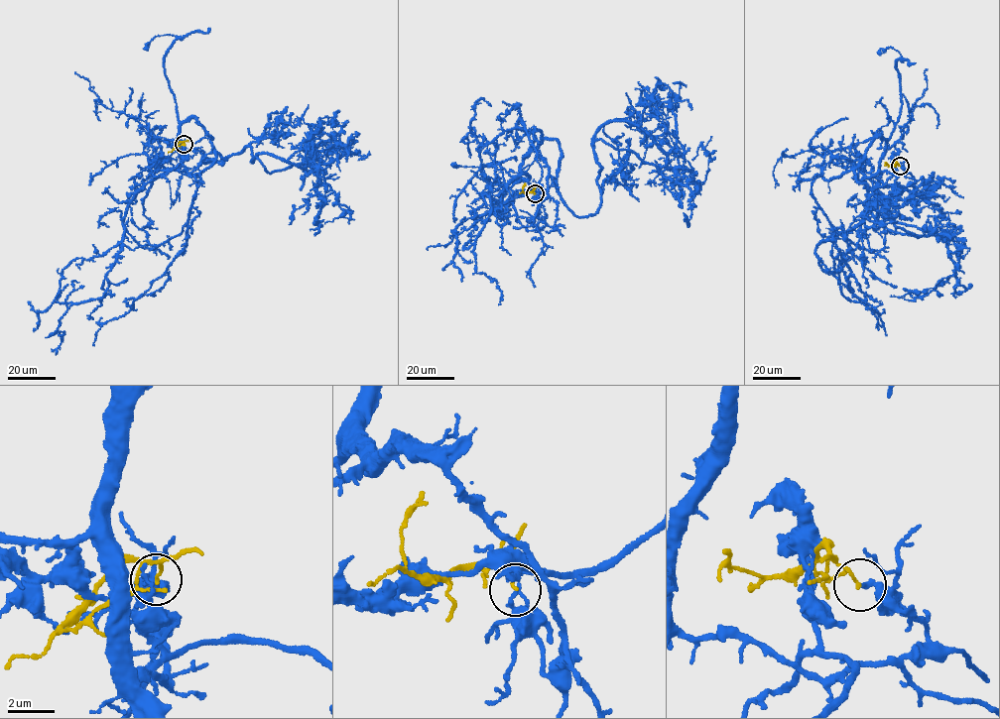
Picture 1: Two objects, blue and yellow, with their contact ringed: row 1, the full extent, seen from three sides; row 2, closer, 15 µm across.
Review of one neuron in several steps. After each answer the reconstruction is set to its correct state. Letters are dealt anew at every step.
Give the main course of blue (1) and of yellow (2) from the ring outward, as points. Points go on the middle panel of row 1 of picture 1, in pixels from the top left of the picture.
1: (535, 193), (555, 182), (576, 215), (596, 214), (599, 140), (693, 195), (709, 154), (701, 146), (692, 160)
2: (535, 193), (533, 190), (523, 191), (525, 183)

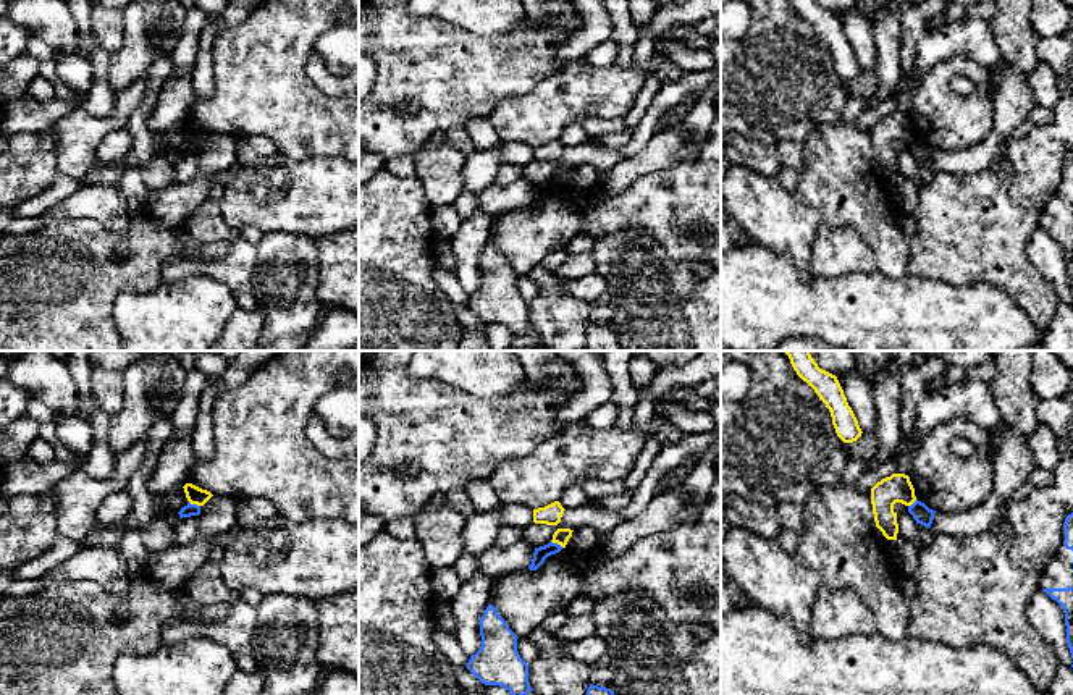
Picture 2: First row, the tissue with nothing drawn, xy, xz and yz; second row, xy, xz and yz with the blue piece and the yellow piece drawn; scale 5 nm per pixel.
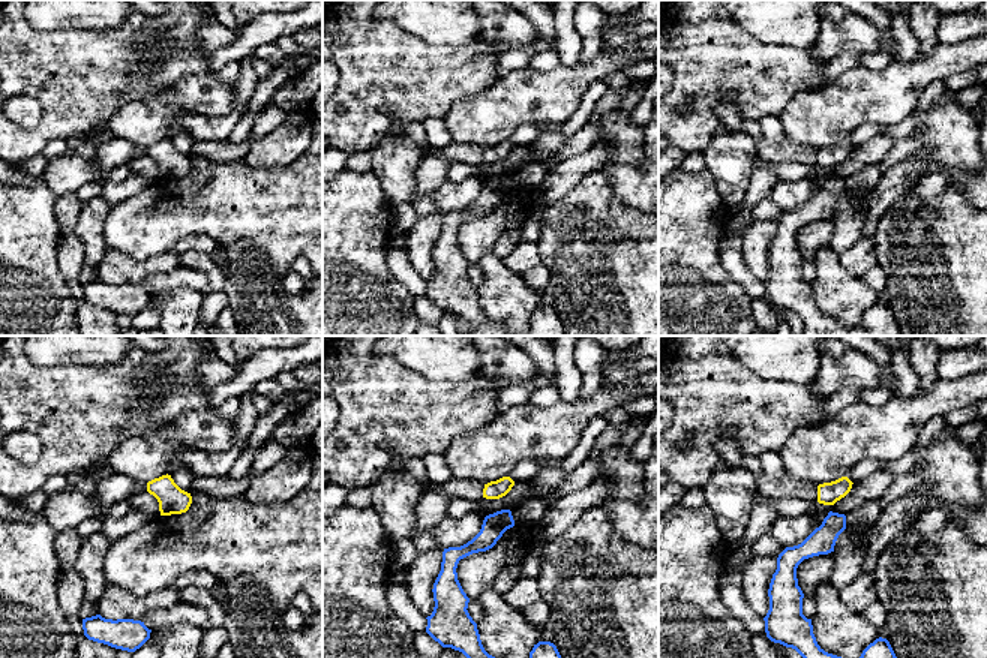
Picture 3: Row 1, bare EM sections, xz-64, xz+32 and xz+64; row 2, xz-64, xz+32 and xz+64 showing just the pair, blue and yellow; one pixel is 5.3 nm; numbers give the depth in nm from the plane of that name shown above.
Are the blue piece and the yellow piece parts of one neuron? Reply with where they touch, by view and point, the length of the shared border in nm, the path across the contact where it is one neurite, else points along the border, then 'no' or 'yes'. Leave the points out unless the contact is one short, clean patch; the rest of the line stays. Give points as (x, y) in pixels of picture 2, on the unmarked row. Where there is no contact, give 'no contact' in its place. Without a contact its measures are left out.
meets blue in xz at (556, 181); contact 70 nm long; no

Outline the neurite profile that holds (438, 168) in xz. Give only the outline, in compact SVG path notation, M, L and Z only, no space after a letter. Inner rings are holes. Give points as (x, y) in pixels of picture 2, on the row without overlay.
M425 142L415 157L415 178L420 181L433 208L454 205L464 192L462 168L465 155L443 142Z

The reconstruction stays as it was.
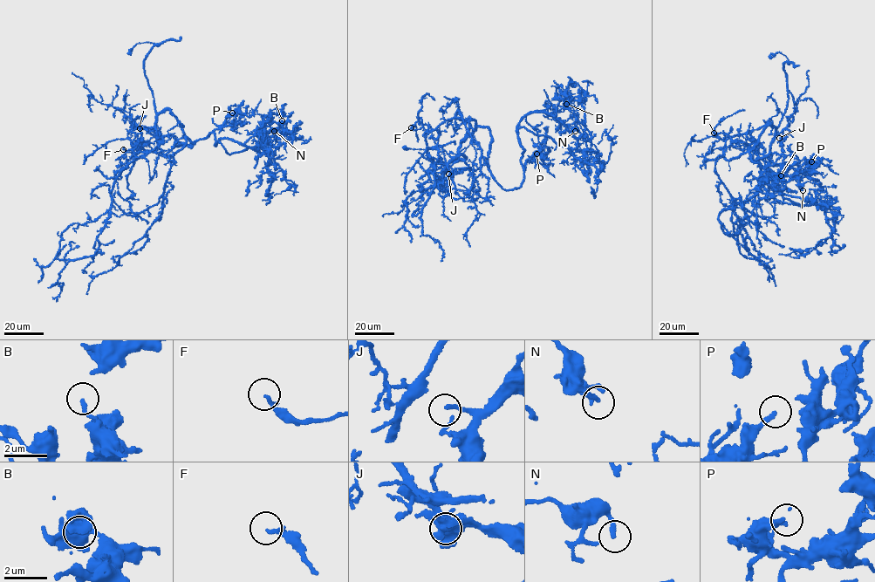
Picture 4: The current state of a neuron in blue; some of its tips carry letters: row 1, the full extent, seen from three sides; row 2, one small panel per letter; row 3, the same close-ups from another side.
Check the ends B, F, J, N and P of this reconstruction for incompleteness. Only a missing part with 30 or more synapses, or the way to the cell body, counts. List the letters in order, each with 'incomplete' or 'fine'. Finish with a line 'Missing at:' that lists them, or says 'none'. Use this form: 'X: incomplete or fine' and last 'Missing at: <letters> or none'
B: fine
F: fine
J: incomplete
N: fine
P: incomplete
Missing at: J, P

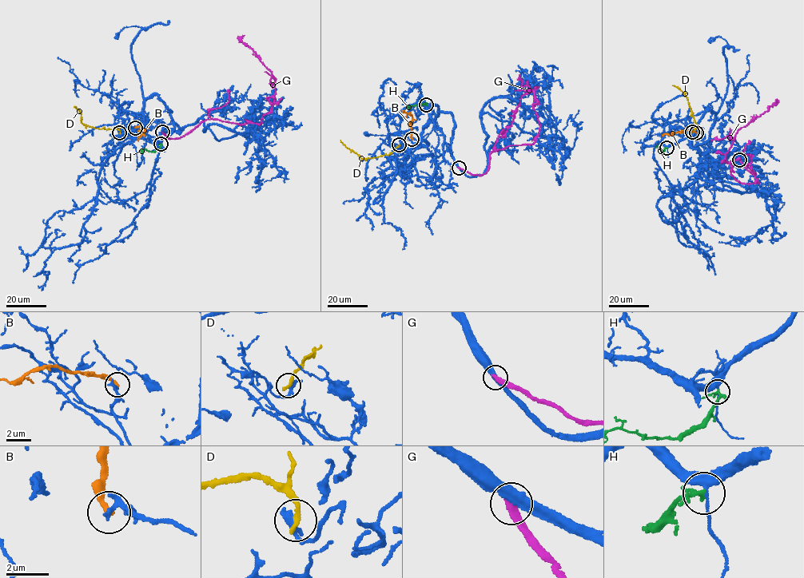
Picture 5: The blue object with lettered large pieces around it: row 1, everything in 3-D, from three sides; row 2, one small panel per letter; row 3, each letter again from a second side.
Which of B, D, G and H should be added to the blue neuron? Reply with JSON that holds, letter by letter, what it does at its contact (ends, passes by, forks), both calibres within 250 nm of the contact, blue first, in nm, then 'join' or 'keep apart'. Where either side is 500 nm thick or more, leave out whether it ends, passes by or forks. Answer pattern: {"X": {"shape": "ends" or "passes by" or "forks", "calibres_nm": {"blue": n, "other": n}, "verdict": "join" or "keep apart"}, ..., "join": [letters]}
{"B": {"shape": "ends", "calibres_nm": {"blue": 280, "other": 280}, "verdict": "keep apart"}, "D": {"shape": "ends", "calibres_nm": {"blue": 400, "other": 280}, "verdict": "keep apart"}, "G": {"shape": "ends", "calibres_nm": {"blue": 420, "other": 320}, "verdict": "keep apart"}, "H": {"shape": "forks", "calibres_nm": {"blue": 280, "other": 160}, "verdict": "keep apart"}, "join": []}

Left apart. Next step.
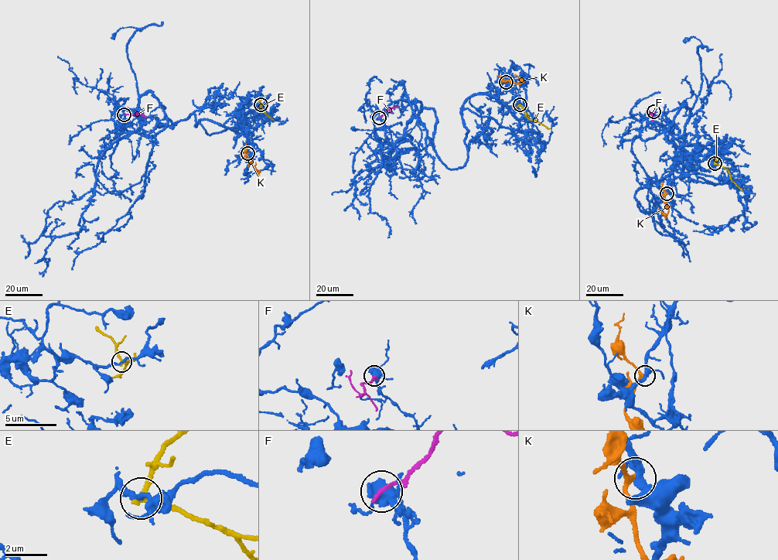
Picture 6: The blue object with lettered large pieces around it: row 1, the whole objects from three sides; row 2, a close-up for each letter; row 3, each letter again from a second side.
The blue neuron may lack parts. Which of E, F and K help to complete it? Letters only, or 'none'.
none

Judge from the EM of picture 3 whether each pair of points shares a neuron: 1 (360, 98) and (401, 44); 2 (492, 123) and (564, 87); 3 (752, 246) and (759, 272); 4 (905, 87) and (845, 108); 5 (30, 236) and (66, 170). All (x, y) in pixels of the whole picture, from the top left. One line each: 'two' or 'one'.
1: one
2: one
3: one
4: one
5: two

